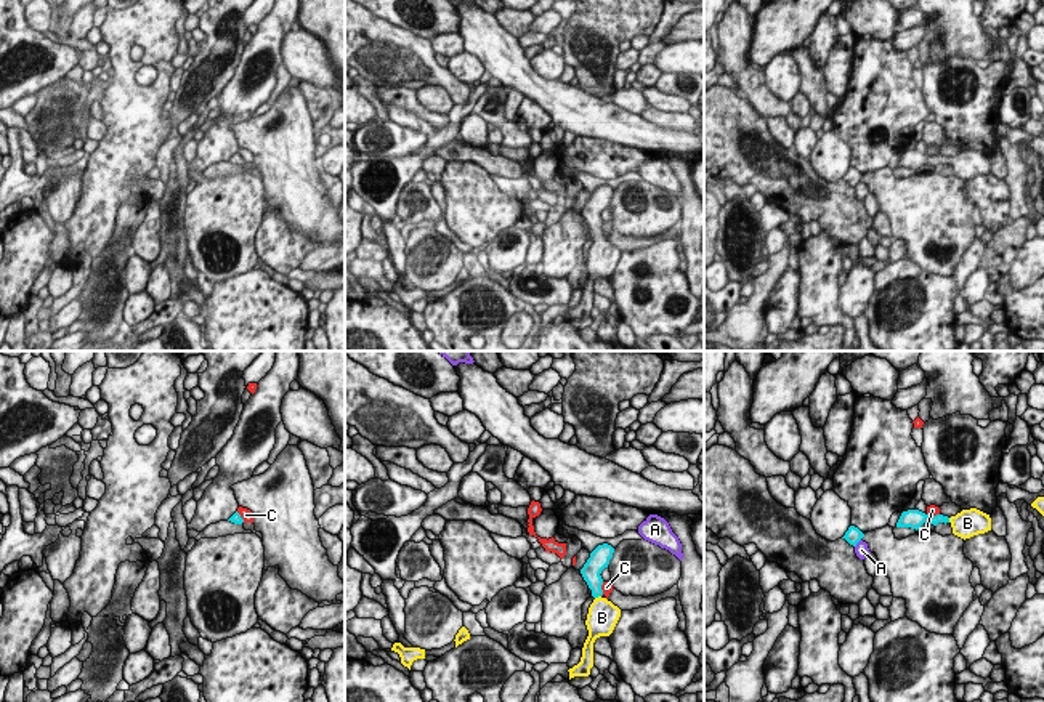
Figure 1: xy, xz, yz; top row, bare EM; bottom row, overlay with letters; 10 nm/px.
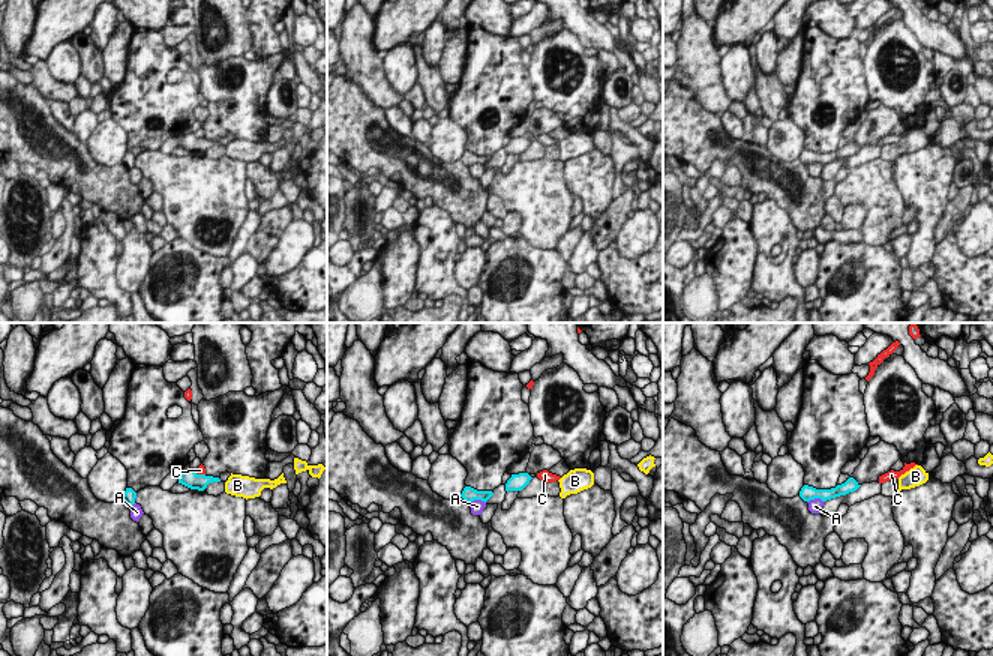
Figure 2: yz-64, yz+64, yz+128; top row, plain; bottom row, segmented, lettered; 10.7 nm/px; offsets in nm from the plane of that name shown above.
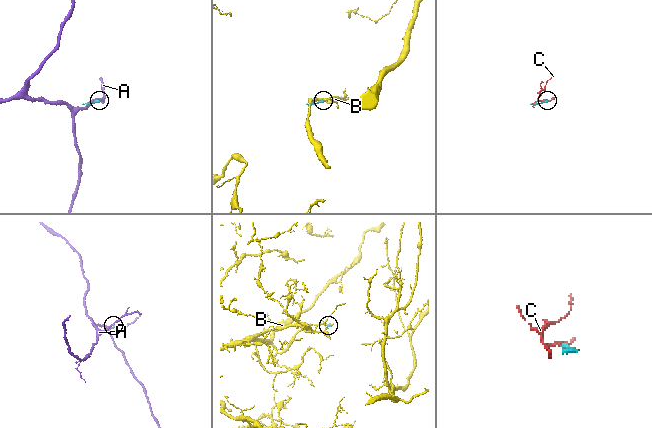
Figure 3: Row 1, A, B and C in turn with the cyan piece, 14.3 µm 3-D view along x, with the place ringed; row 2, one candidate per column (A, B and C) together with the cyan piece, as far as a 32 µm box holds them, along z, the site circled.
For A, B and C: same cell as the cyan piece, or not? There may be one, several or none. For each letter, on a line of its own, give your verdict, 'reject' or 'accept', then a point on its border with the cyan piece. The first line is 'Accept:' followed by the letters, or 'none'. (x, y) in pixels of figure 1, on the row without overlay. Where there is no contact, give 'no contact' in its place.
Accept: B
A: reject; contact yz (857, 183)
B: accept; contact xz (597, 238)
C: reject; contact xz (600, 229)

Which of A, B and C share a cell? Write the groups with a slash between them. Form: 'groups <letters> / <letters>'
groups A / B / C

